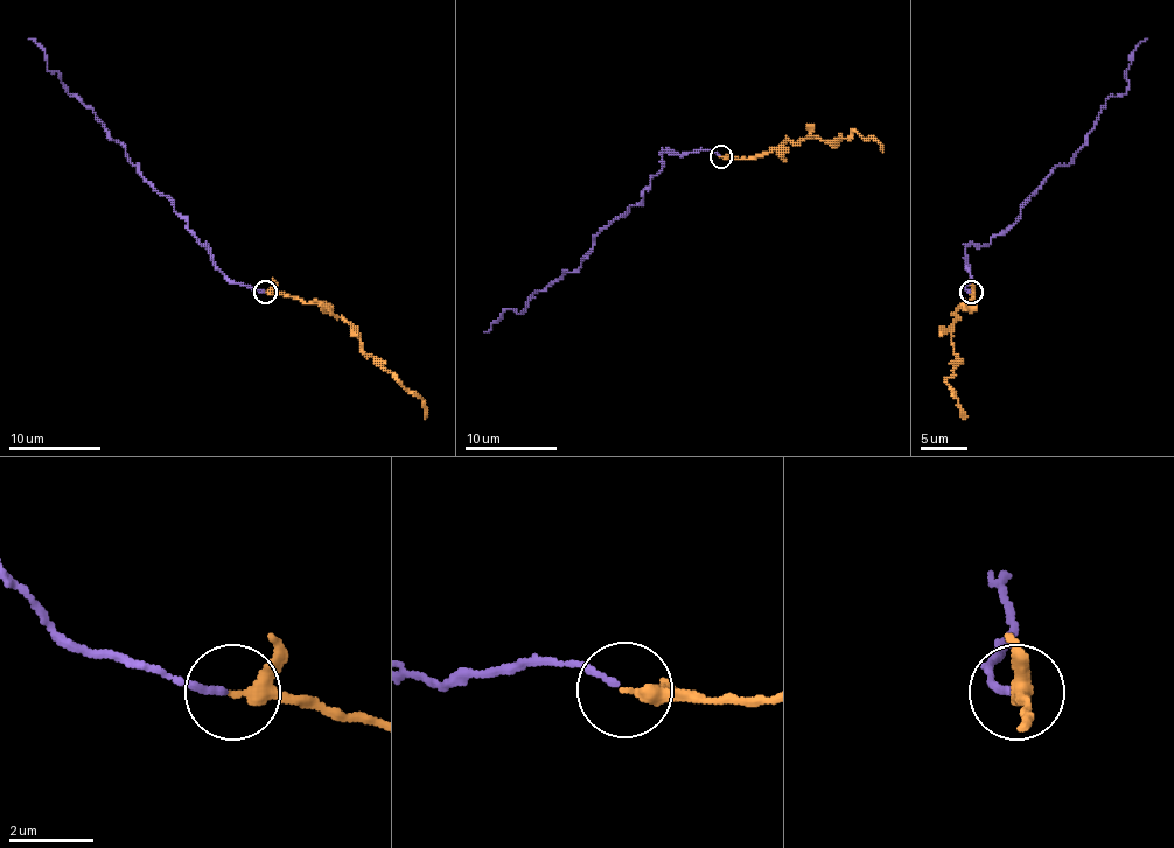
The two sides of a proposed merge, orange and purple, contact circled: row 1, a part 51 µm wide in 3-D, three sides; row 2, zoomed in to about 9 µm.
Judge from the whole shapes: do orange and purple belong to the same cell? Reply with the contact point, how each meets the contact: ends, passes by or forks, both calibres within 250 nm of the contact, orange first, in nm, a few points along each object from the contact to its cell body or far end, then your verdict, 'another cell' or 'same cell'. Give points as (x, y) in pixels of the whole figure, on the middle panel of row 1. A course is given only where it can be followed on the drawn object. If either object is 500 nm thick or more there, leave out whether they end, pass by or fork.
(721, 156) | orange passes by | purple ends | 280/150 nm | orange via (721, 156), (754, 159), (788, 140), (809, 137), (837, 142), (855, 132), (880, 149) | purple via (719, 154), (666, 149), (643, 201), (596, 235), (574, 272), (537, 291), (523, 312), (504, 309), (484, 331) | same cell

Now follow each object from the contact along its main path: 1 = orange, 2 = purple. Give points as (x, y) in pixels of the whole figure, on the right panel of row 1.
1: (972, 292), (975, 296), (956, 313), (958, 320), (951, 329), (958, 364), (947, 379), (965, 419)
2: (970, 292), (965, 249), (1015, 223), (1088, 142), (1105, 100), (1126, 91), (1124, 71), (1147, 39)

